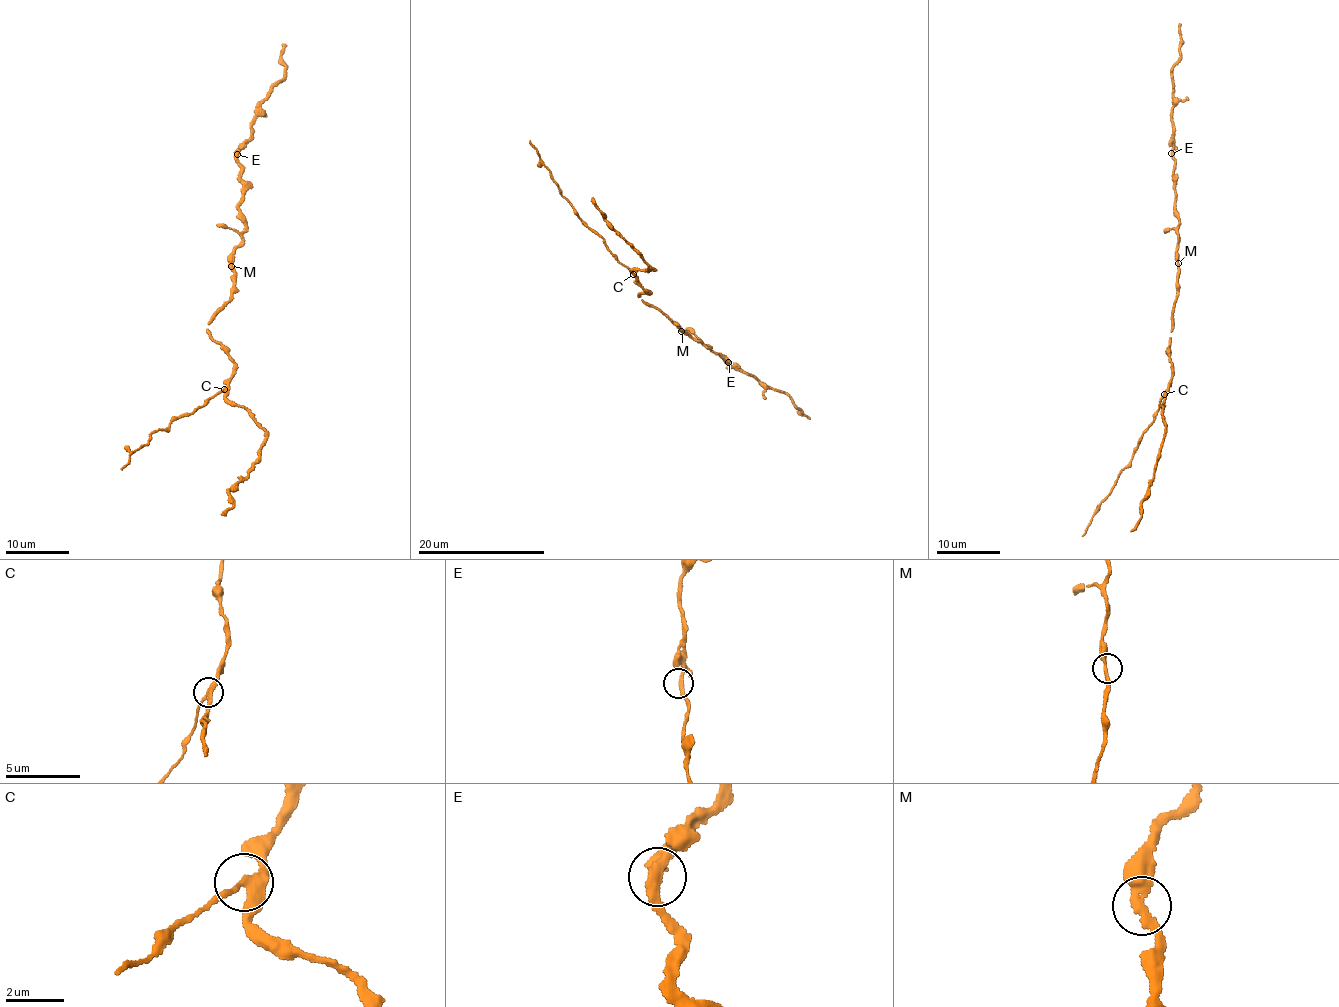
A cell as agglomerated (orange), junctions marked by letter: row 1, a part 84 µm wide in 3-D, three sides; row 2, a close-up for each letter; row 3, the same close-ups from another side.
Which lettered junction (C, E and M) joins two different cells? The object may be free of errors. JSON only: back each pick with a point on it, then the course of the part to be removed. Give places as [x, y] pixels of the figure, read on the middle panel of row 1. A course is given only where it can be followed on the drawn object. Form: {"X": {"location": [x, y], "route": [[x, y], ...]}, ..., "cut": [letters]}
{"C": {"location": [633, 274], "route": [[633, 274], [580, 219], [562, 196], [530, 140]]}, "cut": ["C"]}

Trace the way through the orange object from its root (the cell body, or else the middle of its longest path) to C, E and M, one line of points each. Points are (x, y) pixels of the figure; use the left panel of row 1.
C: (228, 302), (215, 314), (208, 329), (209, 336), (221, 345), (234, 365), (234, 374), (224, 389)
E: (228, 302), (234, 273), (234, 247), (242, 239), (245, 230), (244, 216), (238, 208), (243, 179), (237, 154)
M: (228, 302), (234, 273), (231, 266)

